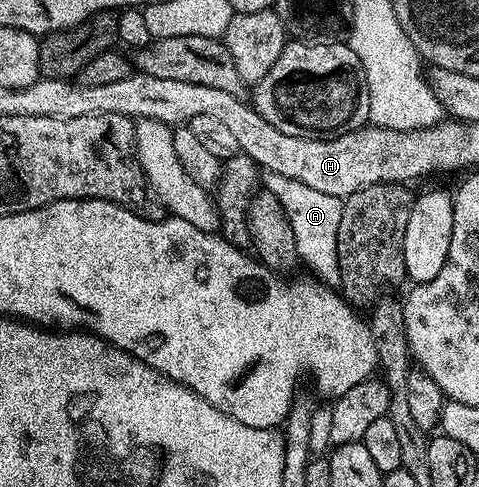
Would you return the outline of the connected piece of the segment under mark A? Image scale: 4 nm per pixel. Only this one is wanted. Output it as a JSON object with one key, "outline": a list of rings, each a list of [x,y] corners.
{"outline":[[[273,172],[263,175],[262,184],[265,191],[274,194],[290,219],[294,231],[296,255],[302,264],[306,264],[322,284],[336,288],[341,285],[341,272],[337,254],[338,226],[342,218],[343,199],[338,196],[325,194],[305,186],[292,178],[282,178]]]}

